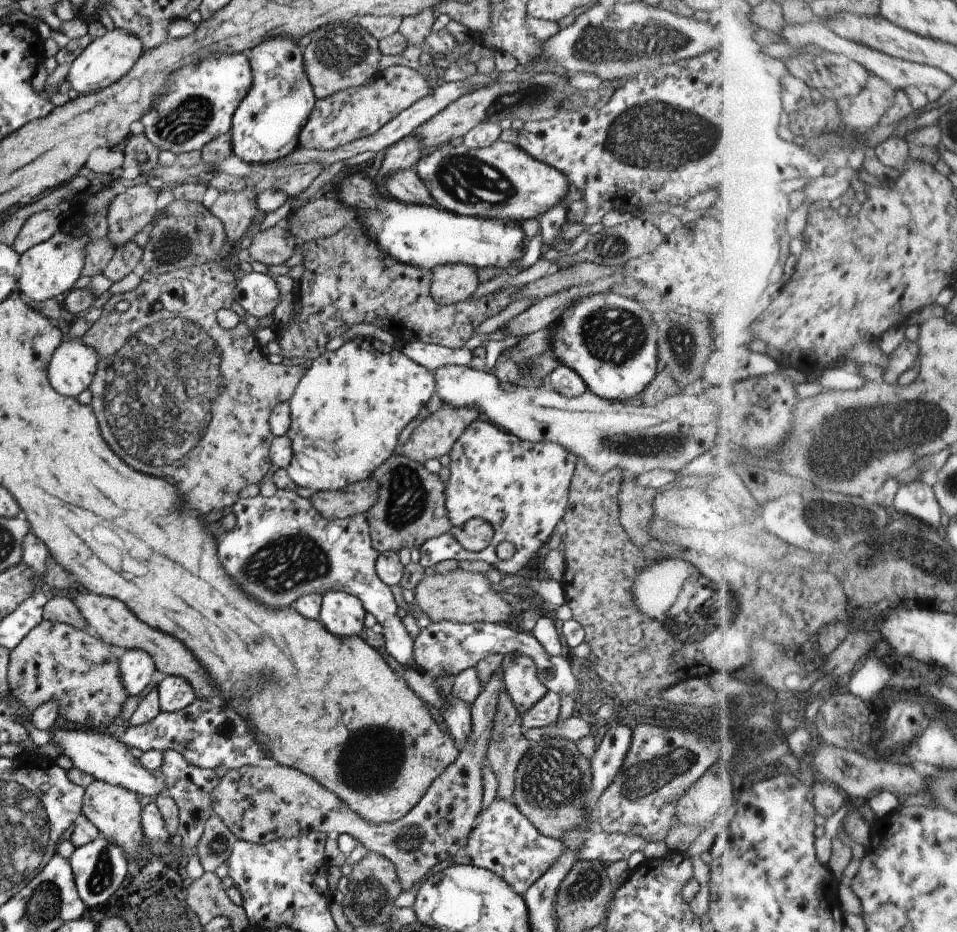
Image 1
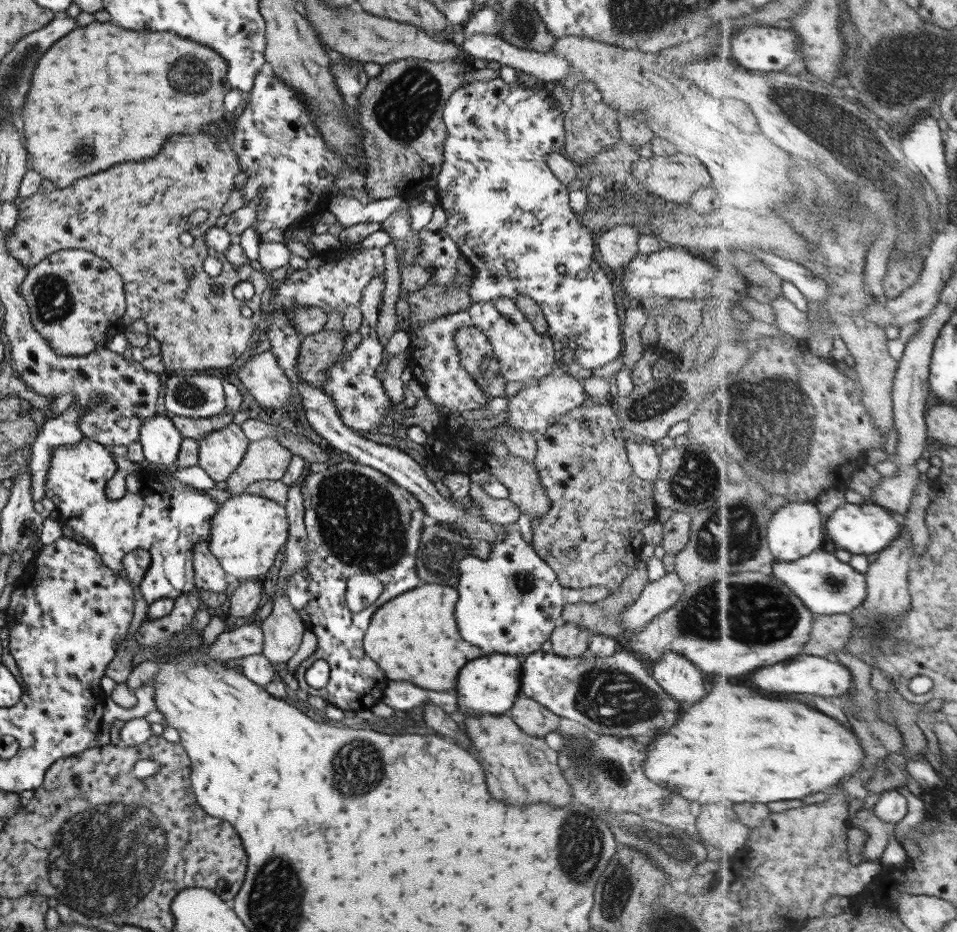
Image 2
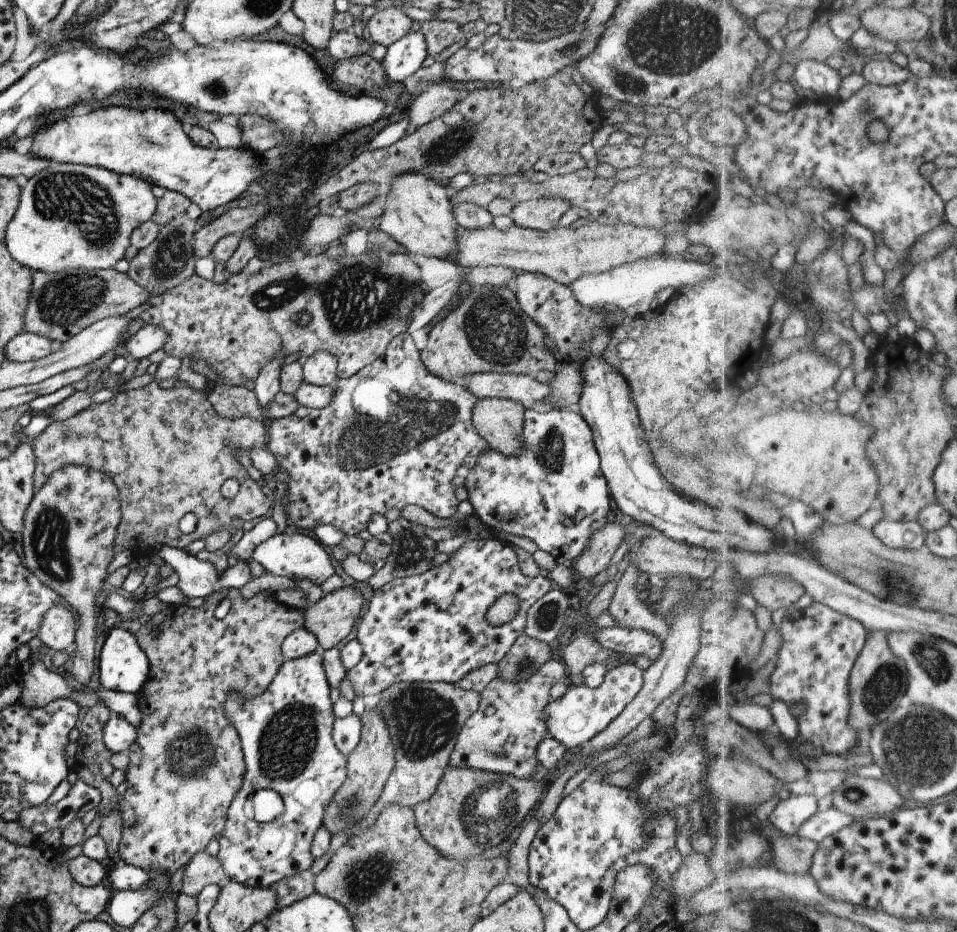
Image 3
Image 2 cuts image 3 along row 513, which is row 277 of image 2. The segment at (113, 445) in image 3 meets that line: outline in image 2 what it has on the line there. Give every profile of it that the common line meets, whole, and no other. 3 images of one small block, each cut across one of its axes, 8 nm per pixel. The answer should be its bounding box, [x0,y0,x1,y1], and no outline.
[4,130,271,373]

